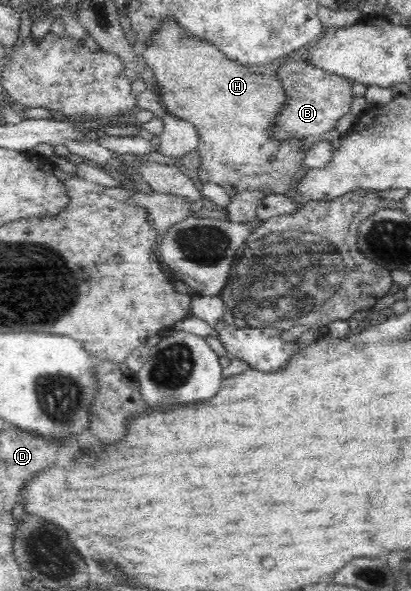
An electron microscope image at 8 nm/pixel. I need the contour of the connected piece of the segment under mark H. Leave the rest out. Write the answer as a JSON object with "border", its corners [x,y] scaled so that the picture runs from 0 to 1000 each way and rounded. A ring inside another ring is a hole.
{"border":[[[414,27],[411,30],[401,30],[401,34],[397,34],[392,47],[372,54],[372,61],[358,68],[358,74],[350,76],[350,81],[343,83],[341,88],[350,105],[355,105],[360,113],[367,115],[363,130],[372,130],[392,149],[392,176],[397,183],[401,183],[401,186],[411,186],[421,196],[462,206],[482,220],[482,228],[487,230],[487,239],[479,250],[484,284],[477,284],[472,289],[477,291],[477,296],[484,298],[491,310],[518,310],[543,316],[562,335],[586,325],[594,325],[596,321],[625,321],[647,328],[693,327],[708,323],[708,315],[715,311],[713,299],[730,288],[730,283],[740,279],[737,271],[742,271],[742,264],[747,264],[747,255],[754,249],[747,247],[747,250],[742,250],[737,235],[723,235],[723,232],[703,232],[701,235],[689,235],[686,239],[679,239],[679,235],[669,235],[669,232],[664,232],[664,215],[659,213],[669,210],[669,203],[674,203],[674,196],[684,193],[684,186],[689,186],[693,173],[703,169],[703,161],[693,157],[693,151],[689,151],[689,144],[684,144],[684,137],[679,137],[674,130],[667,130],[664,127],[652,129],[640,124],[630,124],[628,120],[618,120],[616,110],[591,110],[557,102],[543,88],[538,88],[538,83],[521,74],[501,71],[501,68],[479,68],[477,64],[465,64],[457,61],[457,58],[436,44],[436,39],[426,37],[418,30],[414,30]]]}

